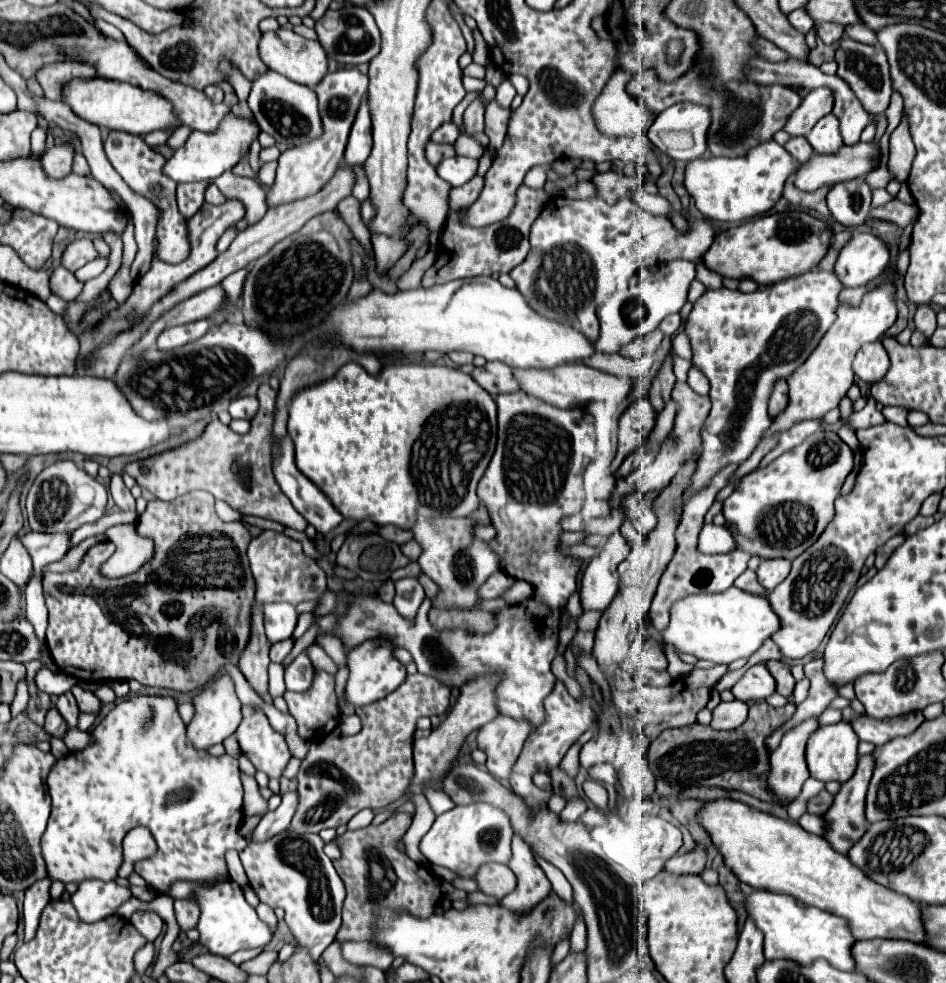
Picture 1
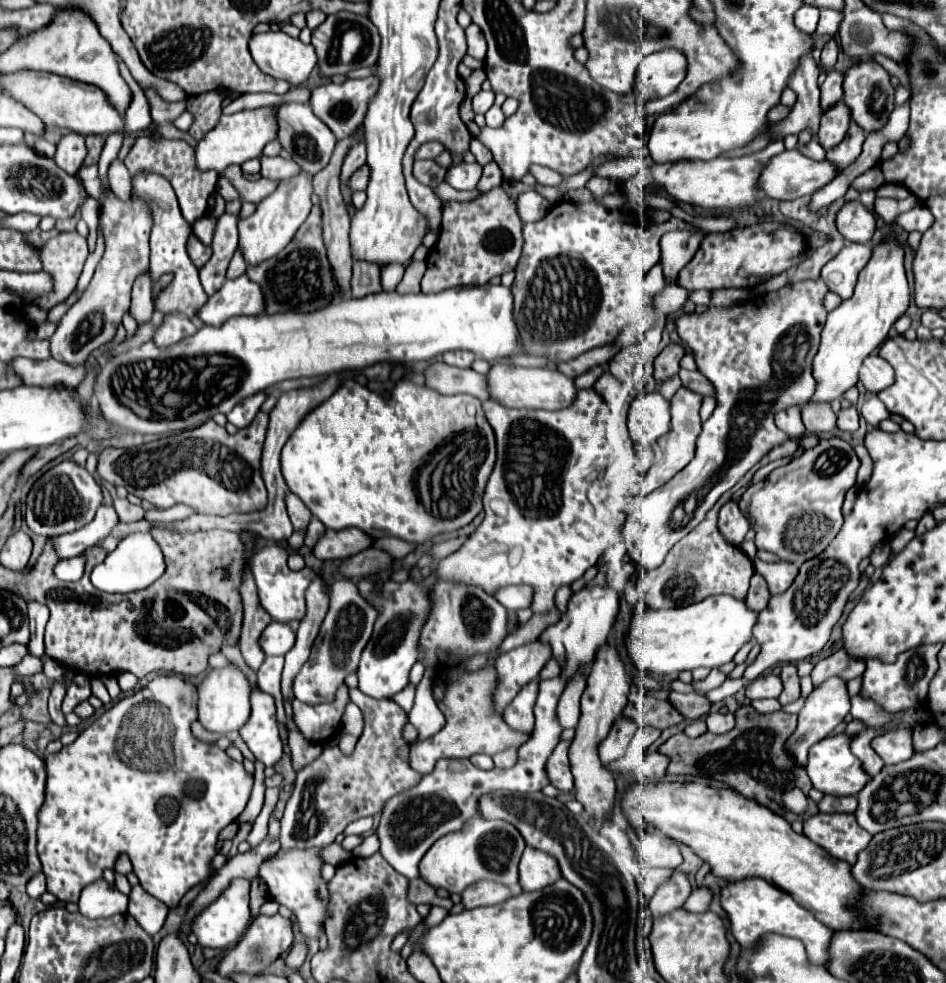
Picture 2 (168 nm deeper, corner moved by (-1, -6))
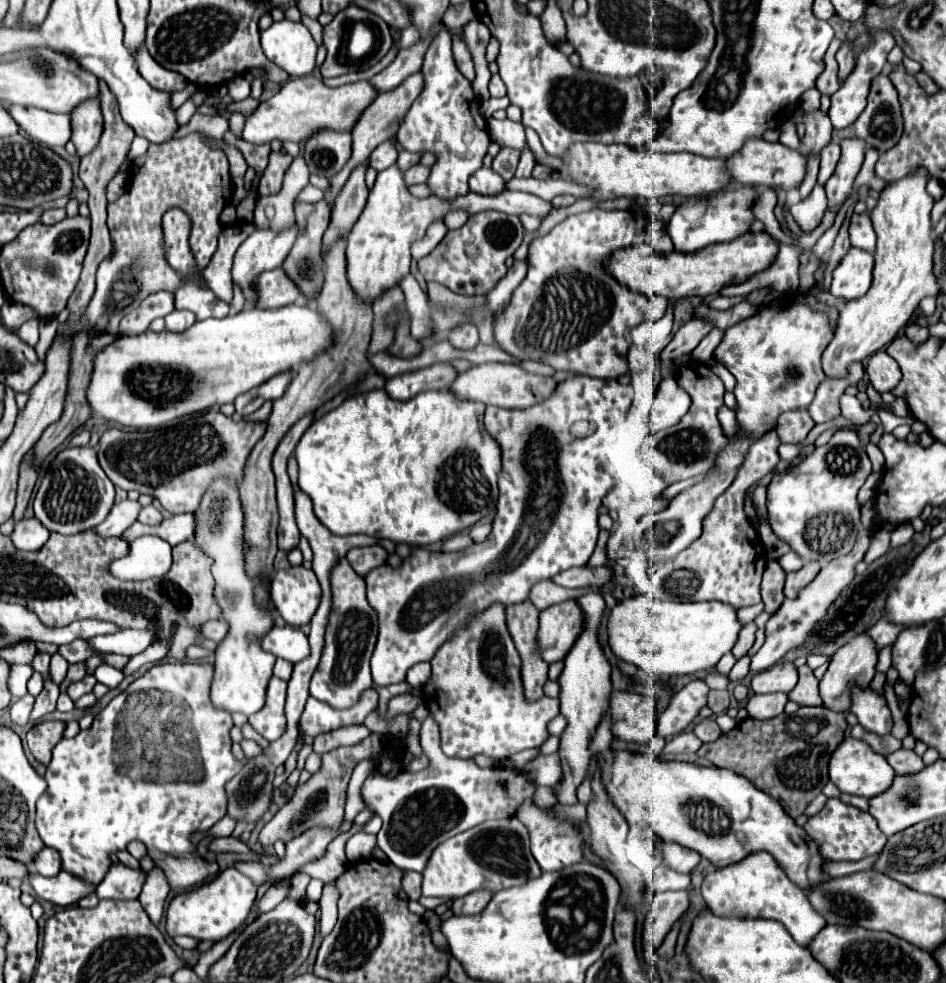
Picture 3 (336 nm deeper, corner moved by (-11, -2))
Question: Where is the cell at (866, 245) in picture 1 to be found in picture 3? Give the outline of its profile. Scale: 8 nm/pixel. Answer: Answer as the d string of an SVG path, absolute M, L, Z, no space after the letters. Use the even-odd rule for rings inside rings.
M852 248L840 262L840 266L834 270L834 280L830 292L836 298L854 300L868 292L872 284L872 268L874 268L874 256Z

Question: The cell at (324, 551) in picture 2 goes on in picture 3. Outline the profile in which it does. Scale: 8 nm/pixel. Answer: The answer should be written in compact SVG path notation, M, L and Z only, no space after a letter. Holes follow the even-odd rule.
M368 546L368 548L352 548L346 554L350 566L356 570L356 574L360 574L362 578L384 564L384 552L380 546Z

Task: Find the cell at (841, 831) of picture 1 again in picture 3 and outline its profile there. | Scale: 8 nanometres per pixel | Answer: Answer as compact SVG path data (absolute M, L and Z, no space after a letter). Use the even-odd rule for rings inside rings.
M852 688L852 700L850 700L850 710L858 722L870 730L876 732L880 736L890 734L892 728L892 716L886 704L886 698L882 694L878 694L876 690L868 688Z

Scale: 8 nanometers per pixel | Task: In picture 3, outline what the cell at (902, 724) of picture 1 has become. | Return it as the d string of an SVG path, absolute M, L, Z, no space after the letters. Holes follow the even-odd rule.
M896 750L894 754L886 756L888 764L894 768L894 772L898 776L904 776L904 774L918 774L922 768L924 768L924 762L922 758L914 752L914 750Z

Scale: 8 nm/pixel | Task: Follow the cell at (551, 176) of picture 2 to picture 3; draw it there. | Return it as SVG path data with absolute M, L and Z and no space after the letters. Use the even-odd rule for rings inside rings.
M490 118L488 128L490 128L490 134L492 134L492 138L498 146L502 146L502 148L510 146L510 148L516 148L516 150L524 150L526 136L524 136L524 126L522 124L516 124L508 118L506 120Z

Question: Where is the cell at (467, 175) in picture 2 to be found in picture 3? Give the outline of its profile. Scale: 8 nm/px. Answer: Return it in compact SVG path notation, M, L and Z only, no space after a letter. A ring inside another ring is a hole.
M480 168L470 178L470 190L482 196L496 196L506 190L506 180L492 168Z

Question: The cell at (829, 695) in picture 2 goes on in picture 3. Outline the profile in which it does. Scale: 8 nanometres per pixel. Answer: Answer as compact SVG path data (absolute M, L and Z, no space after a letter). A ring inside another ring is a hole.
M860 632L842 648L838 648L830 660L830 666L824 678L820 680L820 696L824 700L824 706L836 712L848 712L852 684L868 686L876 674L876 662L878 662L878 648L876 648L876 642L872 642L872 638L868 636L868 632Z

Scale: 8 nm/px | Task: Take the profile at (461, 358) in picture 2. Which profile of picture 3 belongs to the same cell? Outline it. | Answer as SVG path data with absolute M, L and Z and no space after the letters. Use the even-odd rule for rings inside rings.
M466 322L462 326L456 326L448 338L456 348L468 350L478 344L478 328L474 326L474 322Z

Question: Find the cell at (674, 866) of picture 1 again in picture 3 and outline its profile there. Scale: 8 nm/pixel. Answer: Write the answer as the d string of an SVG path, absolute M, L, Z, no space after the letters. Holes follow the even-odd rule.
M678 890L678 892L658 892L658 894L652 896L650 912L646 916L642 933L643 955L646 956L646 952L644 954L644 947L648 948L647 951L650 951L656 950L662 944L662 940L666 938L666 934L672 930L674 922L682 916L682 912L686 908L688 908L688 892L684 892L684 890Z

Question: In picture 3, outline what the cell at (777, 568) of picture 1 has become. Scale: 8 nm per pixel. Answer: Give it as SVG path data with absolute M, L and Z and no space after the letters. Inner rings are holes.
M808 562L802 570L788 574L786 576L786 588L784 588L786 598L796 598L800 594L800 590L806 588L816 578L818 572L820 572L820 564L818 562Z

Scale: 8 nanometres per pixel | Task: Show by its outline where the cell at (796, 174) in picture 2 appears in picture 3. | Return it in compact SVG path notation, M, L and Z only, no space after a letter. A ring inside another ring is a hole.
M748 138L744 146L728 158L726 170L730 178L738 184L764 184L764 186L790 190L804 180L806 158L798 150L786 148L780 142L766 142L764 138Z

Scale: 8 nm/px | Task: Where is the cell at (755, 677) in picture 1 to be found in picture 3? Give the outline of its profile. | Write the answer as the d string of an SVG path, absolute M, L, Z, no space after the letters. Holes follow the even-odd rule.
M782 662L772 666L770 670L758 672L752 676L752 690L756 694L770 694L770 692L790 692L798 682L798 670L792 662Z

